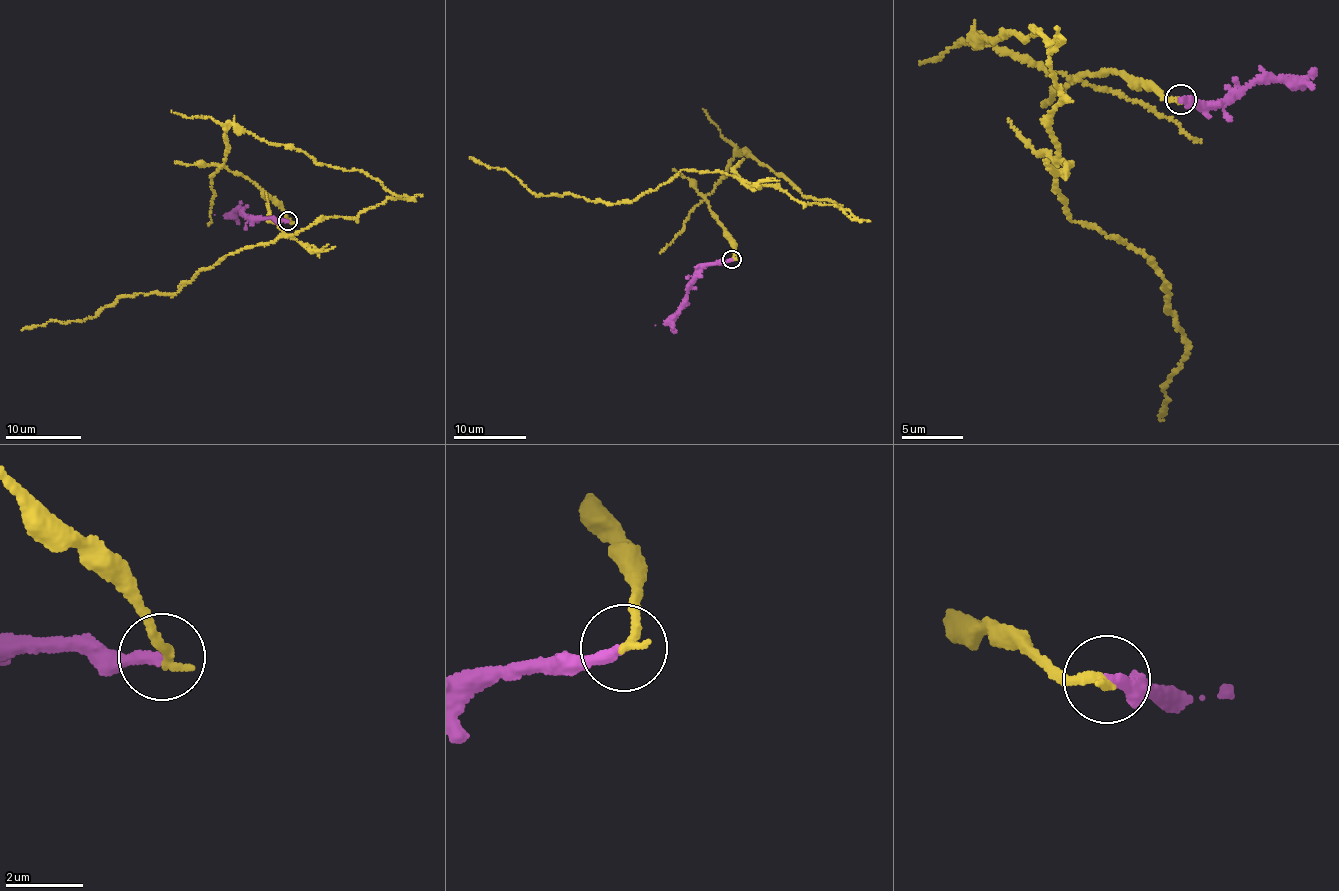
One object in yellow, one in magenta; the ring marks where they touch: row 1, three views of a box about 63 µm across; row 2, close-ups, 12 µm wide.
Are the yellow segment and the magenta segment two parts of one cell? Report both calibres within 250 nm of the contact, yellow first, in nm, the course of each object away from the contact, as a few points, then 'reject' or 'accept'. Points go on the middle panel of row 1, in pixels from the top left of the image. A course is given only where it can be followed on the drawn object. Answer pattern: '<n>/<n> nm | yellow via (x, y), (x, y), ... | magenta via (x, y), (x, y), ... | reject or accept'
280/300 nm | yellow via (732, 259), (706, 198), (739, 154), (845, 209), (689, 169), (606, 204), (535, 194), (469, 157) | magenta via (732, 259), (701, 265), (686, 299), (666, 321), (655, 325) | reject

